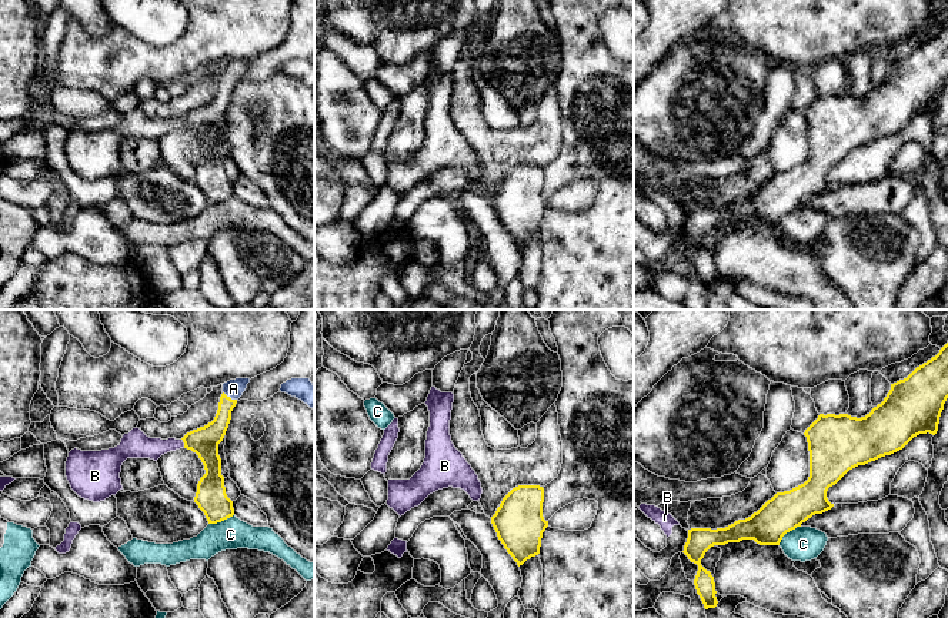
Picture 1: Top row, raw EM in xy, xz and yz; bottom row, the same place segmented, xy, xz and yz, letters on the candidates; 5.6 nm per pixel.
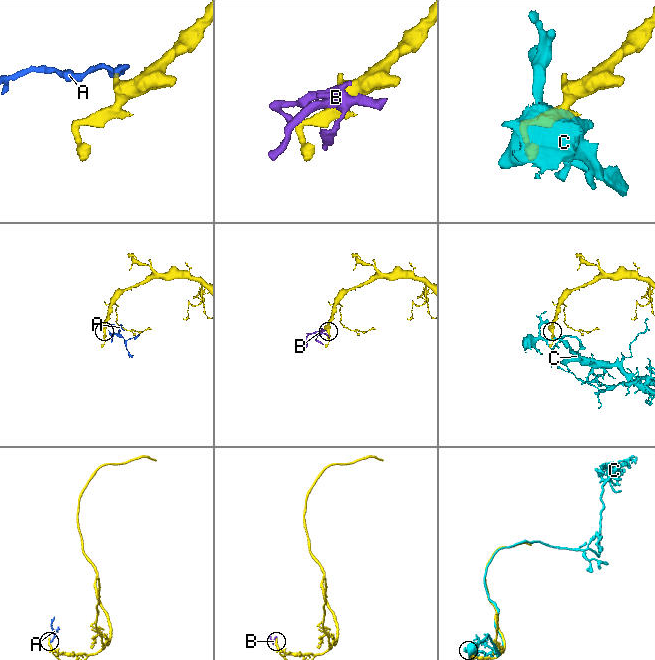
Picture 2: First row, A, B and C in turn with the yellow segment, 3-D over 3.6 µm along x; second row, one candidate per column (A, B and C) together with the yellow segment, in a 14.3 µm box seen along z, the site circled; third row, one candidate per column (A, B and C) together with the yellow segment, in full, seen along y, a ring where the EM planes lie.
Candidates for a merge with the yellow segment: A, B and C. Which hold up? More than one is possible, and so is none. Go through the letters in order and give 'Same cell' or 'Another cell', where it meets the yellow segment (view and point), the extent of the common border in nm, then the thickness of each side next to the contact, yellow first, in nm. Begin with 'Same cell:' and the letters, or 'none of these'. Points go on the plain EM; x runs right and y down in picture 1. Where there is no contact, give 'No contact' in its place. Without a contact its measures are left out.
Same cell: A, B
A: Same cell. Touches yellow at xy (229, 77). Shared border 90 nm. Thickness 140 nm (yellow) against 110 nm
B: Same cell. Touches yellow at xy (183, 122). Shared border 60 nm. Thickness 160 nm (yellow) against 140 nm
C: Another cell. Touches yellow at yz (787, 211). Shared border 170 nm. Thickness 220 nm (yellow) against 190 nm

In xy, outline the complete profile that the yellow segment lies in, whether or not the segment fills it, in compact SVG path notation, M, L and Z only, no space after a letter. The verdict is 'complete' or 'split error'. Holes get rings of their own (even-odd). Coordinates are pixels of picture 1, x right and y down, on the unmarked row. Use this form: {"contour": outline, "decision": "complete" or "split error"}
{"contour": "M250 59L224 63L214 100L187 113L181 120L150 118L136 107L124 114L121 123L114 128L101 131L71 130L66 141L66 157L71 170L84 180L104 181L123 170L120 153L127 138L157 141L170 131L187 128L198 136L206 150L197 164L194 183L204 193L208 204L217 204L233 197L233 181L226 174L224 157L221 156L218 124L228 108L231 91L248 63Z", "decision": "split error"}

